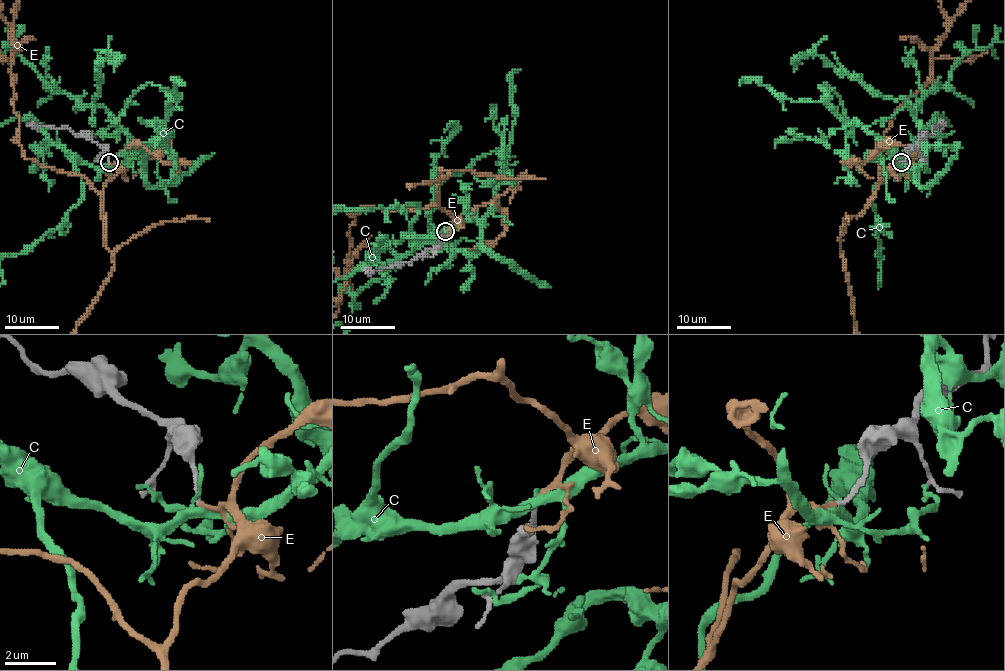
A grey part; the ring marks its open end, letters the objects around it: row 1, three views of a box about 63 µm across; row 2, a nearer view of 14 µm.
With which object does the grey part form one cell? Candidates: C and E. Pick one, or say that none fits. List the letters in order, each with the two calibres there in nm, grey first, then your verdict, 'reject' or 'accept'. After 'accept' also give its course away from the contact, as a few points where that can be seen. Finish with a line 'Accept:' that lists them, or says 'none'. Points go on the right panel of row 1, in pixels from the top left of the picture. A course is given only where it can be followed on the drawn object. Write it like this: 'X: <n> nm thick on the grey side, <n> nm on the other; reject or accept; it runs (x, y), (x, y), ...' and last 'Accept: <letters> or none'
C: 200 nm thick on the grey side, 240 nm on the other; reject
E: 190 nm thick on the grey side, 180 nm on the other; accept; it runs (900, 162), (874, 192), (892, 114), (930, 75), (933, 48)
Accept: E

